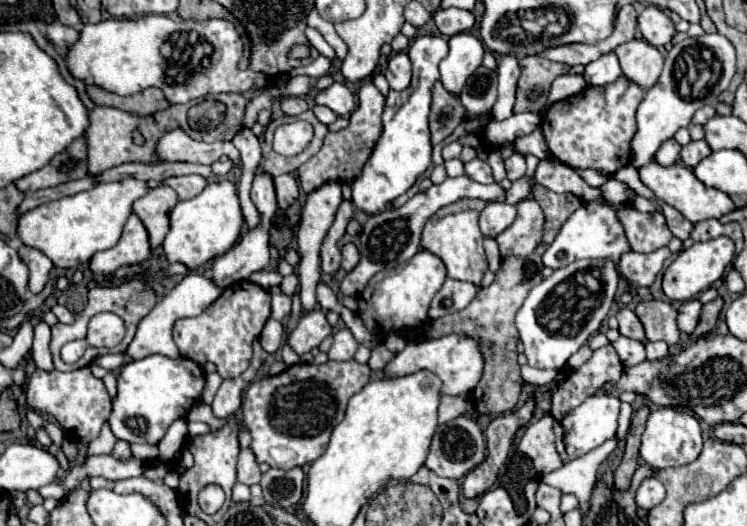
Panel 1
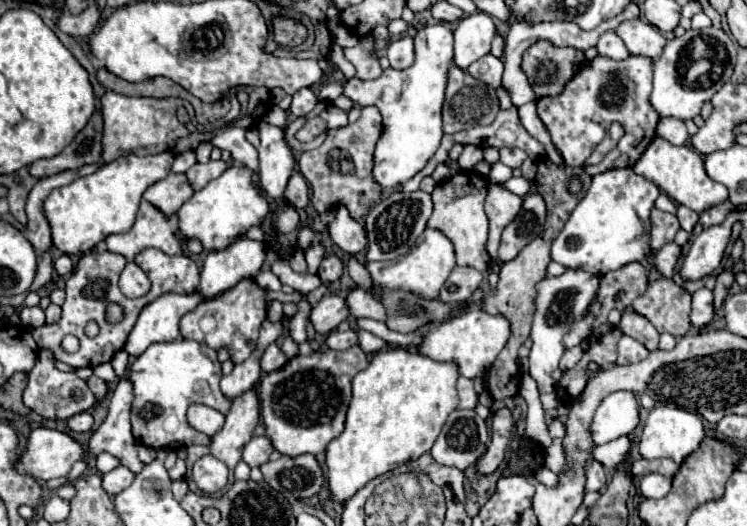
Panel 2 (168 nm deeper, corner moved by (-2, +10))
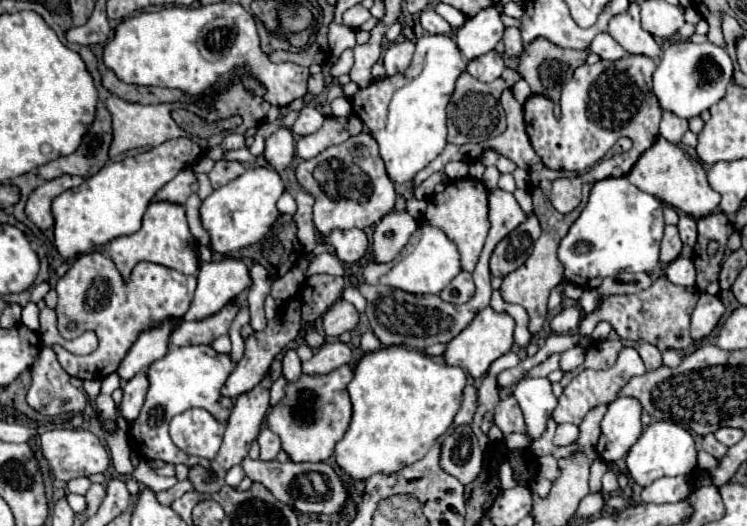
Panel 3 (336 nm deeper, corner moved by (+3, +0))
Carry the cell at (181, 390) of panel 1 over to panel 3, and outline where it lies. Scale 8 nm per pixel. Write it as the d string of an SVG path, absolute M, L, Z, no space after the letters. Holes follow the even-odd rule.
M188 345L188 347L176 347L172 351L168 351L166 357L154 361L146 375L150 379L150 387L142 405L142 411L138 415L138 419L132 421L130 425L130 443L132 447L140 445L140 453L138 457L148 459L148 461L164 461L164 463L184 463L184 465L196 465L196 463L210 463L202 457L194 457L188 455L186 451L178 449L170 435L168 435L168 425L172 421L172 417L192 409L192 407L200 407L206 409L214 419L218 421L226 421L228 419L228 409L232 409L232 399L222 399L220 395L220 387L224 385L224 381L228 379L228 375L232 373L236 365L232 363L232 359L228 355L220 355L216 353L210 345Z

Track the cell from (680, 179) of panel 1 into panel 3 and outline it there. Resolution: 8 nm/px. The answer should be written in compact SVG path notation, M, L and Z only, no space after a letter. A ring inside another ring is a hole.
M658 137L656 143L646 153L640 155L636 165L628 173L628 179L638 189L658 197L662 203L678 211L684 211L694 219L710 215L720 205L720 195L710 189L702 163L698 159L692 159L680 145L672 145L662 137Z

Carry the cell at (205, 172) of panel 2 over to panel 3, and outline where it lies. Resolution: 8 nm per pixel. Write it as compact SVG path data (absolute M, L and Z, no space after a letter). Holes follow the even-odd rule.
M216 161L214 169L208 173L208 179L210 179L210 185L214 189L218 189L218 187L230 183L232 179L240 177L244 171L246 171L246 167L238 161Z

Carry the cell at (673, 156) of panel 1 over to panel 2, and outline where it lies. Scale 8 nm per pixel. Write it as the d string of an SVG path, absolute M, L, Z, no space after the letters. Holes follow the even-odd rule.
M663 117L657 125L657 135L671 141L673 145L685 145L689 135L685 129L685 121L675 119L675 117Z

